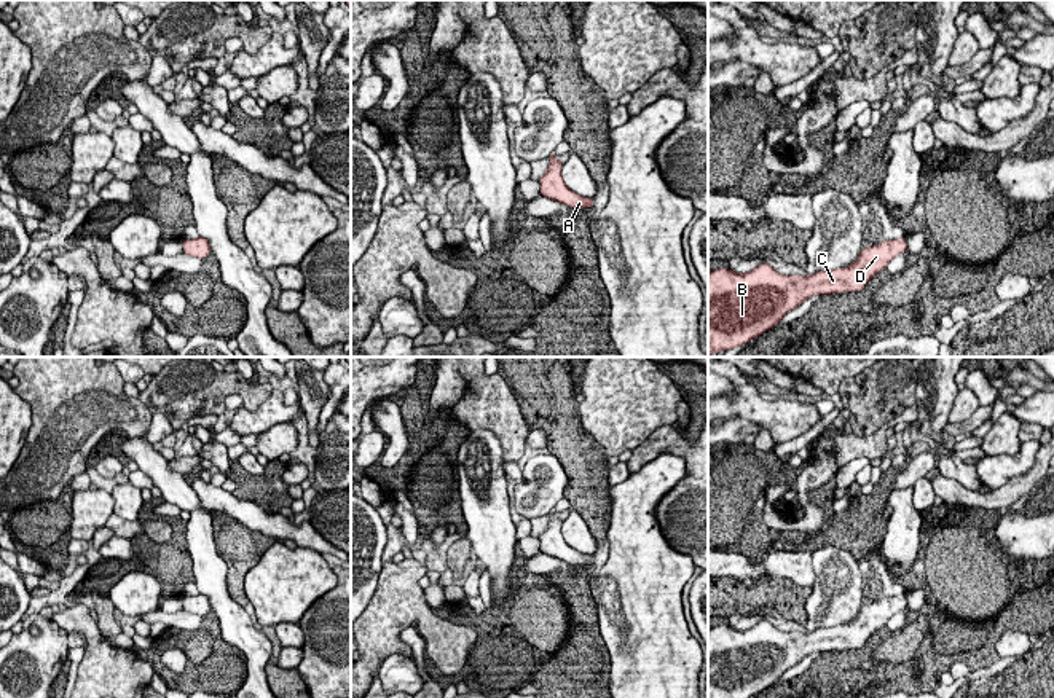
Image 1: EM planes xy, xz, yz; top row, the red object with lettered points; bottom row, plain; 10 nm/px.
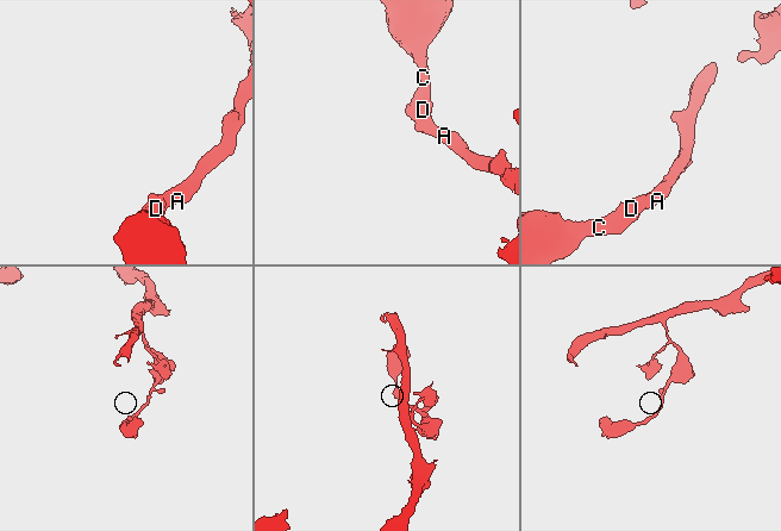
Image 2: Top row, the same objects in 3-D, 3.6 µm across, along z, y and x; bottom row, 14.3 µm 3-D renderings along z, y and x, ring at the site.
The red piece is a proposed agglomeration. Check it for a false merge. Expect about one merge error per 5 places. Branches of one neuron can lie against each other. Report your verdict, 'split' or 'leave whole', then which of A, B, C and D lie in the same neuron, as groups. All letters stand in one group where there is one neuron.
leave whole | A B C D

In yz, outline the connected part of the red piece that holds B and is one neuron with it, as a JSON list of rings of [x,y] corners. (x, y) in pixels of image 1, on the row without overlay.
[[[906,594],[883,598],[861,607],[850,623],[812,633],[783,633],[762,620],[749,629],[719,625],[708,629],[708,698],[749,698],[773,685],[789,668],[815,652],[859,649],[891,615],[907,607]]]

